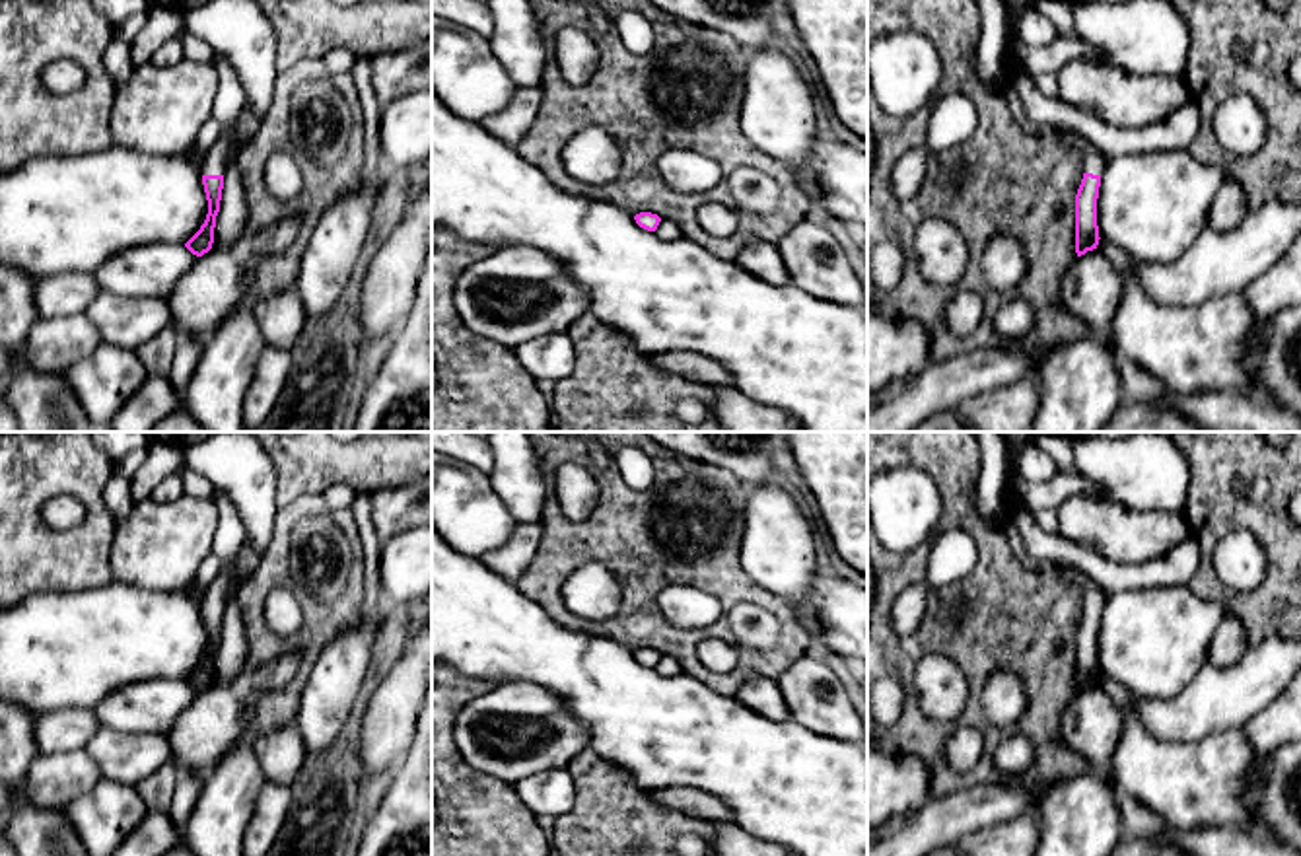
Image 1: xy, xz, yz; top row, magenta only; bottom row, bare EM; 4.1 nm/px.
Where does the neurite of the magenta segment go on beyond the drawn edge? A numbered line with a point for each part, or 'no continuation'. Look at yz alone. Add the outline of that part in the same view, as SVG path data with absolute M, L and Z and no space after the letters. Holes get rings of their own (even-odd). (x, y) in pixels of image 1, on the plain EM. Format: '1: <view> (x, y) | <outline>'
1: yz (1093, 598) | M1005 523L1003 529L1011 539L1011 547L1013 547L1015 554L1025 564L1029 564L1031 568L1037 568L1040 572L1050 572L1056 578L1079 588L1083 593L1085 609L1103 611L1107 595L1099 589L1099 586L1085 572L1079 572L1073 566L1060 566L1056 562L1050 562L1050 560L1031 560L1027 551L1025 551L1023 539L1015 531L1015 527L1011 523Z

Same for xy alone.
1: xy (247, 561) | M245 539L233 566L222 566L210 588L198 597L202 611L224 611L233 588L241 588L261 564L261 554Z

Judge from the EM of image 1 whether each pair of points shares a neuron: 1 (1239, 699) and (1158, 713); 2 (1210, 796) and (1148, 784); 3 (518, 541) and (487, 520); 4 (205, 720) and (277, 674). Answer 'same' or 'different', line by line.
1: same
2: same
3: different
4: same

